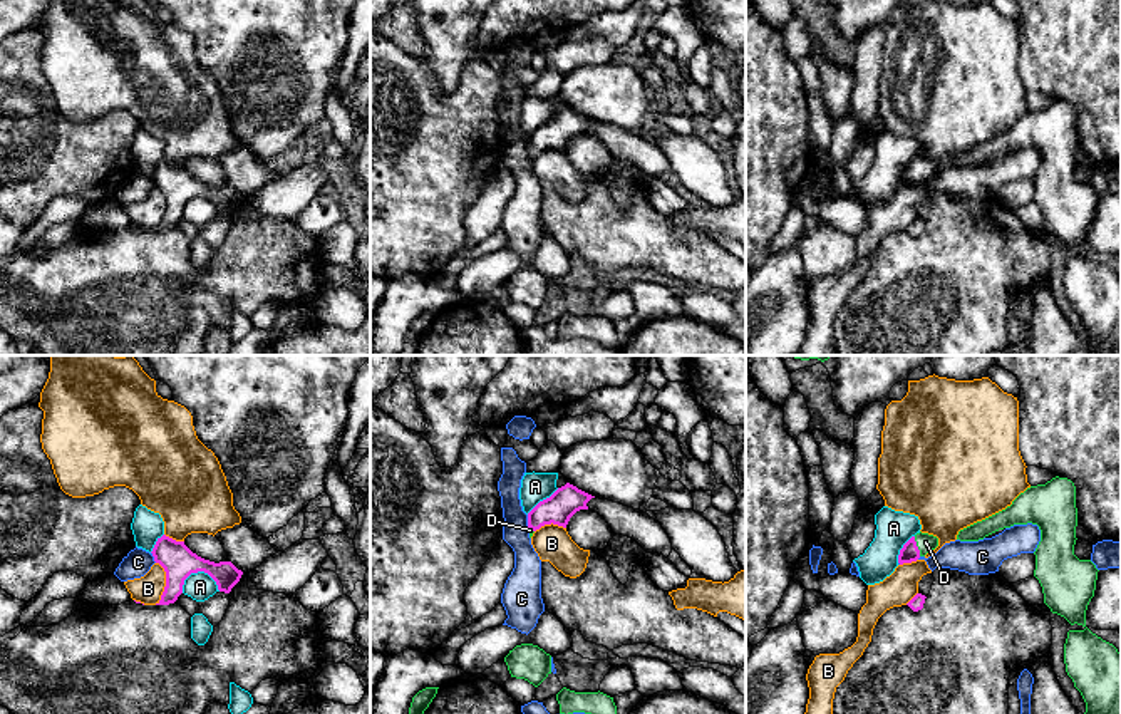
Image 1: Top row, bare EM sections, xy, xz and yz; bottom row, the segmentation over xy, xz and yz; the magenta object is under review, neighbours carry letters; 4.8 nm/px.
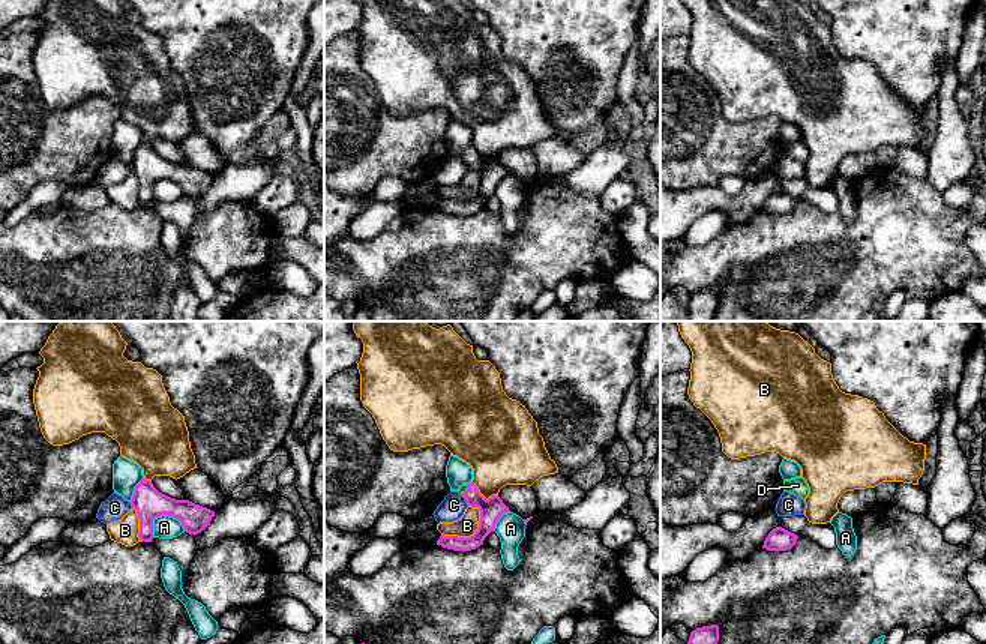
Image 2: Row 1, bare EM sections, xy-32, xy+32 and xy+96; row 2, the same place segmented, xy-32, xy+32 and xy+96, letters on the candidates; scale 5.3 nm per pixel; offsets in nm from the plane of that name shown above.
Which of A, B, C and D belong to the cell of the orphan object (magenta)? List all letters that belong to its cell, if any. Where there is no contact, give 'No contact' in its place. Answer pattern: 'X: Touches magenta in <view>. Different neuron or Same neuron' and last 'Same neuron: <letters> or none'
A: Touches magenta in xy. Different neuron
B: Touches magenta in xy. Different neuron
C: Touches magenta in xz. Different neuron
D: Touches magenta in yz. Same neuron
Same neuron: D

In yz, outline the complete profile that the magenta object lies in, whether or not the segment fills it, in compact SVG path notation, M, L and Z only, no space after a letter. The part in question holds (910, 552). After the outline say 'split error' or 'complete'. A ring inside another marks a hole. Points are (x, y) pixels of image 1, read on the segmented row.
M920 531L903 545L898 555L898 563L903 565L917 561L920 556L925 556L937 546L938 546L937 536Z | split error

